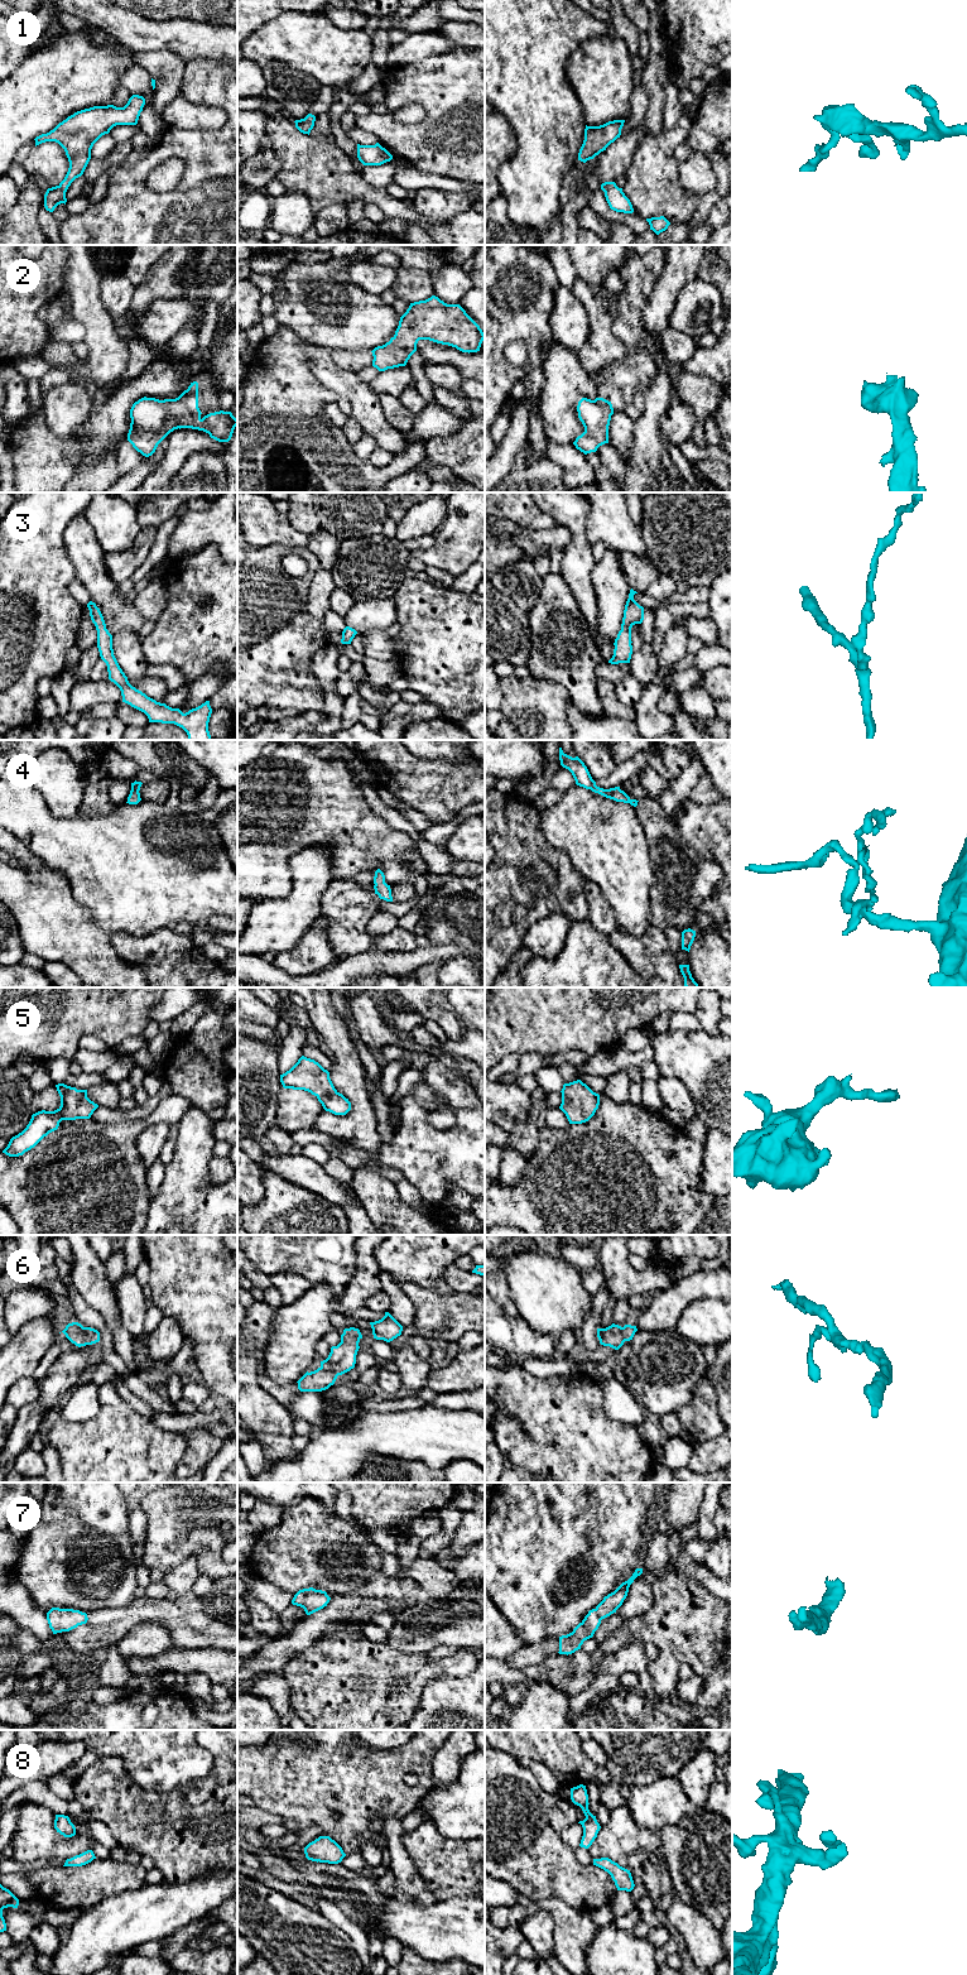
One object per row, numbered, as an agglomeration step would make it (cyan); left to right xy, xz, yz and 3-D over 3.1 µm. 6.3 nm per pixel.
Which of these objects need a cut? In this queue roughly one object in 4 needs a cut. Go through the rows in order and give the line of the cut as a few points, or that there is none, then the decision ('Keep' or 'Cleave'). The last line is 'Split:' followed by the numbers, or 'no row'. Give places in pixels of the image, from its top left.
1: No split. Keep
2: No split. Keep
3: No split. Keep
4: No split. Keep
5: No split. Keep
6: No split. Keep
7: No split. Keep
8: No split. Keep
Split: no row

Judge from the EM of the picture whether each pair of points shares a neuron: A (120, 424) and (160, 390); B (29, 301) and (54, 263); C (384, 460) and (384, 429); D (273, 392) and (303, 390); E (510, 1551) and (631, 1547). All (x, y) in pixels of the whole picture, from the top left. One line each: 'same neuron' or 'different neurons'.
A: same neuron
B: same neuron
C: different neurons
D: same neuron
E: same neuron

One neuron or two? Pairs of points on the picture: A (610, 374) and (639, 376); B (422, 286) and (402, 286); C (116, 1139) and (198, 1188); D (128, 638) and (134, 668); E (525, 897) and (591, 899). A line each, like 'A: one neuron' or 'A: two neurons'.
A: one neuron
B: one neuron
C: two neurons
D: one neuron
E: two neurons

